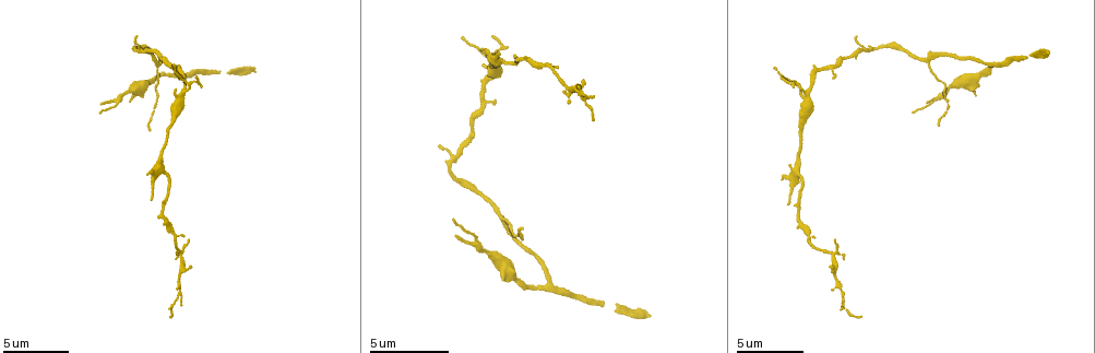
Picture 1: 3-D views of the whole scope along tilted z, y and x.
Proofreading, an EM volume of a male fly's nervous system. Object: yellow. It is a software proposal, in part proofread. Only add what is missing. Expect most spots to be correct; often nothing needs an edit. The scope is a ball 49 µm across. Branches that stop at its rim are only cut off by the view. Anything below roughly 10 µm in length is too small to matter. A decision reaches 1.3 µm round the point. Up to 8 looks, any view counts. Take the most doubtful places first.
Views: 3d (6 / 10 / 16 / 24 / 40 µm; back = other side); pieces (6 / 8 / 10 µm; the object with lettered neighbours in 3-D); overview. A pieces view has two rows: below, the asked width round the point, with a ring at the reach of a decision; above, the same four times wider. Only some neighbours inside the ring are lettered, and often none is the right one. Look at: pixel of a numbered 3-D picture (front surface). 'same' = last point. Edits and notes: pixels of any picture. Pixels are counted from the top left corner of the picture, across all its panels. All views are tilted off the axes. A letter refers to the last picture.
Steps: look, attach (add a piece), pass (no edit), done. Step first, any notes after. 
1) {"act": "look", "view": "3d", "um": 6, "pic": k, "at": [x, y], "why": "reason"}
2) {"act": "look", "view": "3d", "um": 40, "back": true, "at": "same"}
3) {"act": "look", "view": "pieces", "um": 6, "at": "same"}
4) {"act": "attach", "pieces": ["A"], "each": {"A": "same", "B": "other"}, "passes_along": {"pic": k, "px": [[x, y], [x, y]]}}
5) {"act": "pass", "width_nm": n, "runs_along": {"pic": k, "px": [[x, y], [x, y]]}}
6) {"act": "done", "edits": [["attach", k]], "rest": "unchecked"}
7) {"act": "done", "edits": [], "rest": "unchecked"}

{"act": "look", "view": "pieces", "um": 6, "pic": 1, "at": [1049, 52], "why": "branch stops here"}

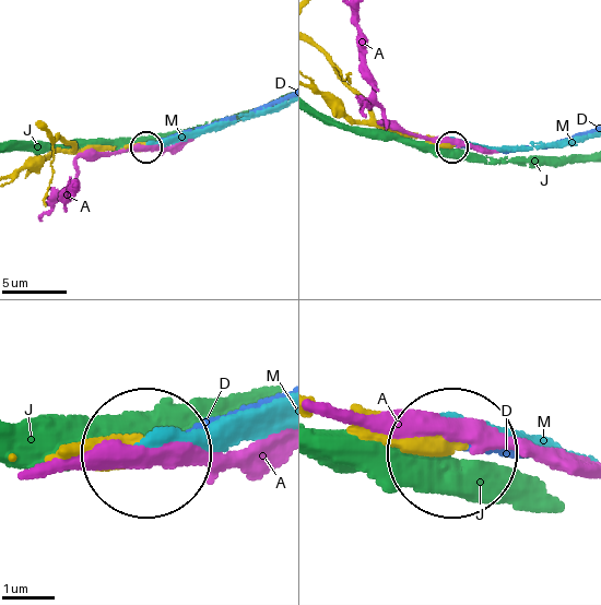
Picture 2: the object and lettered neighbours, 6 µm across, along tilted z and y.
{"act": "attach", "pieces": ["D"], "each": {"A": "other", "D": "same", "J": "other", "M": "other"}, "found": "the neuron continues"}

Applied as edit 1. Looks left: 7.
{"act": "look", "view": "overview", "why": "see it whole again"}

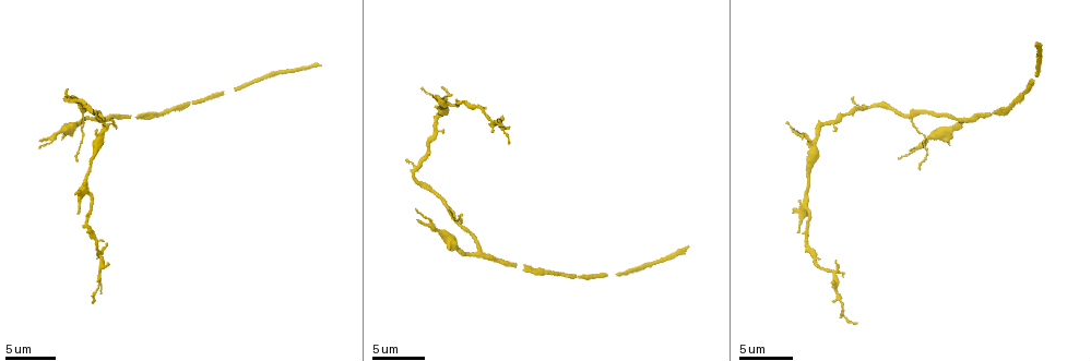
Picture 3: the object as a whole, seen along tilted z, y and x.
{"act": "look", "view": "pieces", "um": 6, "pic": 3, "at": [80, 214], "why": "branch stops here"}

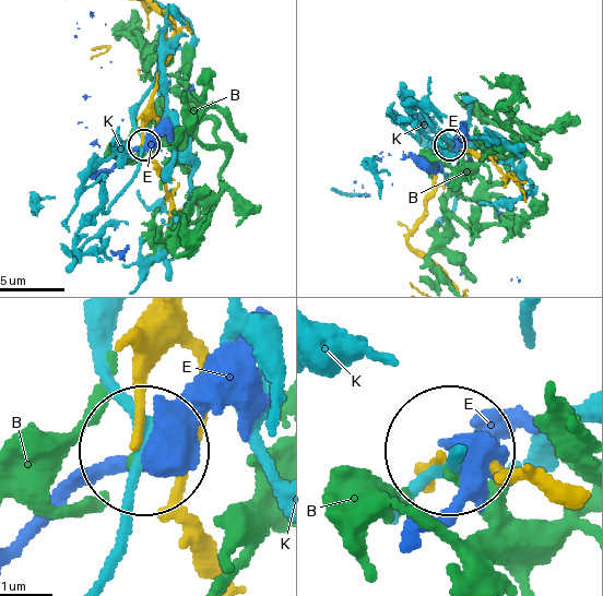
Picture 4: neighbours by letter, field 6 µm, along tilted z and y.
{"act": "pass", "each": {"B": "other", "E": "other", "K": "other"}, "found": "no lettered piece goes on from it"}

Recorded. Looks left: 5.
{"act": "look", "view": "3d", "um": 10, "pic": 1, "at": [593, 119], "why": "tapers out"}

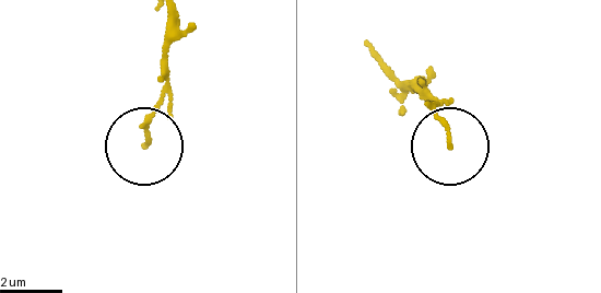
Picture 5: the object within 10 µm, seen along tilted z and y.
{"act": "look", "view": "pieces", "um": 10, "pic": 5, "at": [450, 144]}

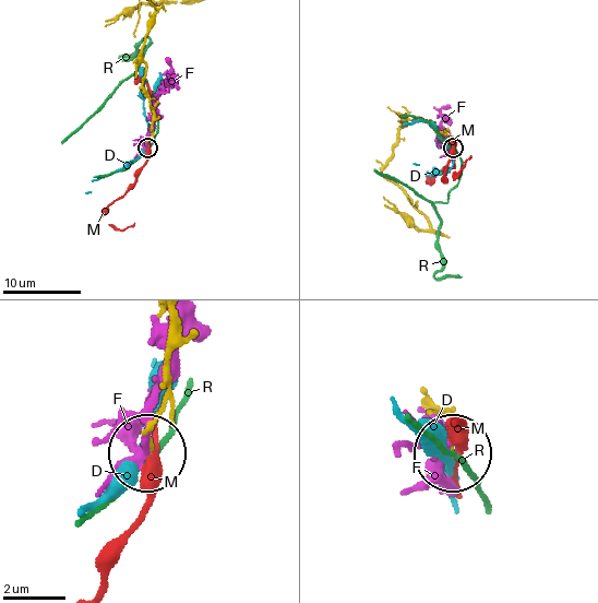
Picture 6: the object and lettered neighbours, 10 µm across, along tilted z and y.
{"act": "pass", "each": {"D": "other", "F": "other", "M": "other", "R": "other"}, "found": "none of them fits"}

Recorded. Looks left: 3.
{"act": "look", "view": "3d", "um": 6, "pic": 1, "at": [938, 124], "why": "an open end"}

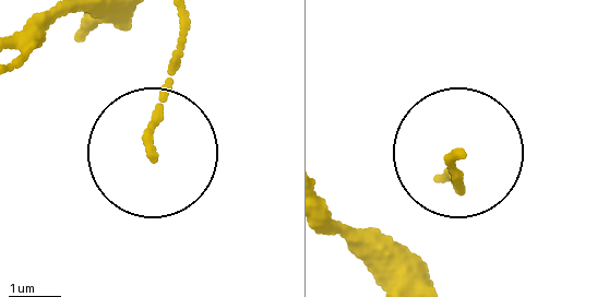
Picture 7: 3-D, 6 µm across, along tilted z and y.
{"act": "look", "view": "pieces", "um": 6, "pic": 7, "at": [459, 156]}

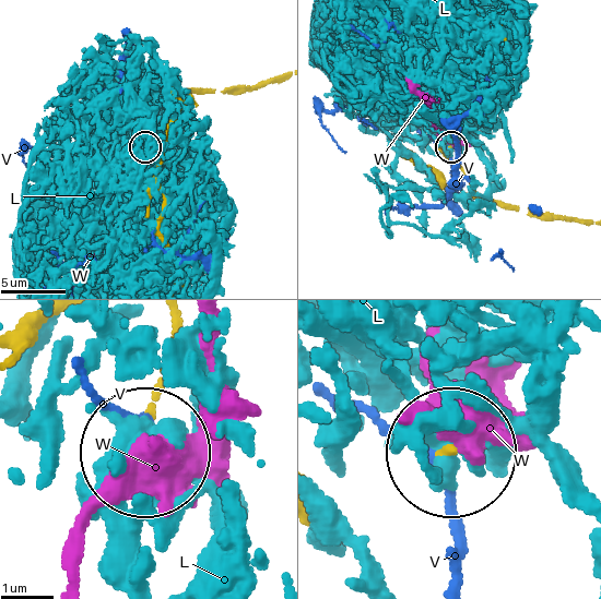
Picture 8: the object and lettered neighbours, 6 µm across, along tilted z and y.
{"act": "pass", "each": {"L": "other", "V": "other", "W": "other"}, "found": "none of them fits"}

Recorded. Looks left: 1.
{"act": "done", "edits": [["attach", 2]], "rest": "unchecked"}

